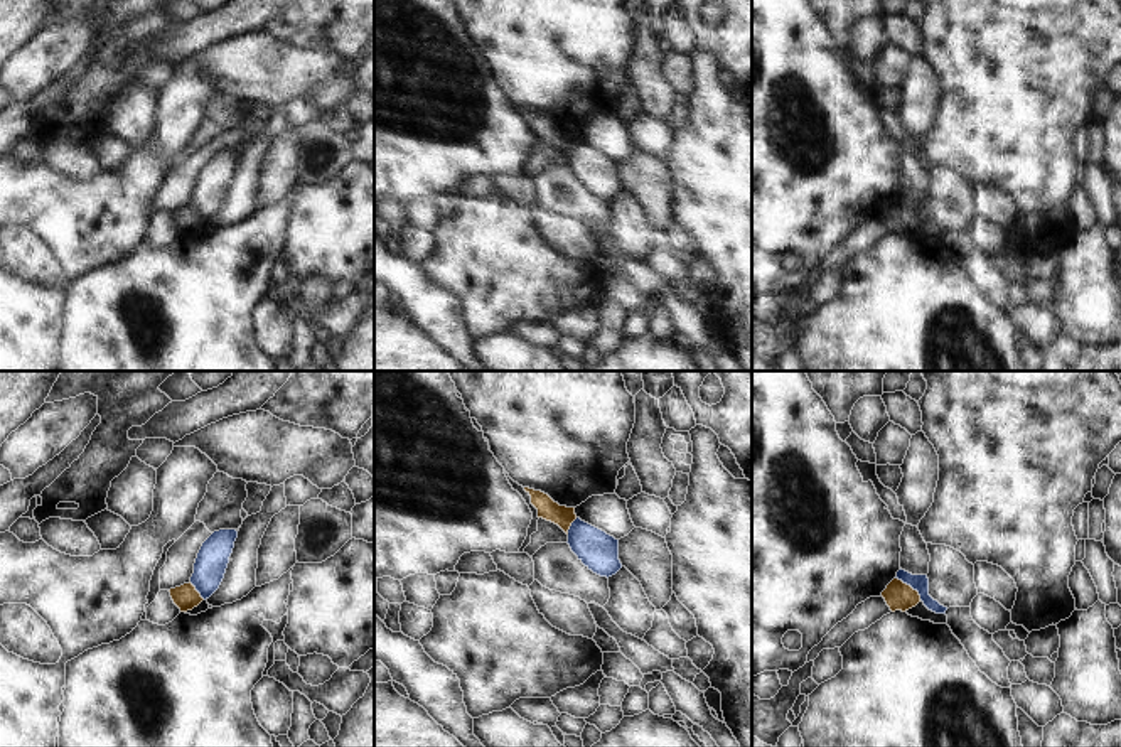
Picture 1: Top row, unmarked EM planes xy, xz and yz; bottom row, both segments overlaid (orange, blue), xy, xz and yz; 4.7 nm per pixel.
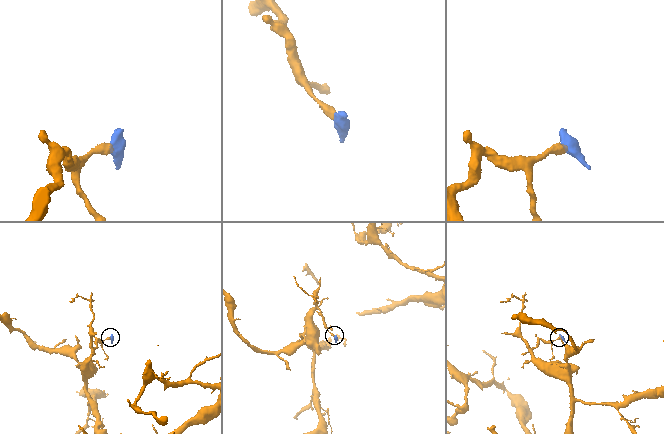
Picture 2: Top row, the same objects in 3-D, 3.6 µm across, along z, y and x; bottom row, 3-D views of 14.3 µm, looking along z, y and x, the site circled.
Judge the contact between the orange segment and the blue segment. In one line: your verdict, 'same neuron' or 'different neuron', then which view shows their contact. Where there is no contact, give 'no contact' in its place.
different neuron | yz

